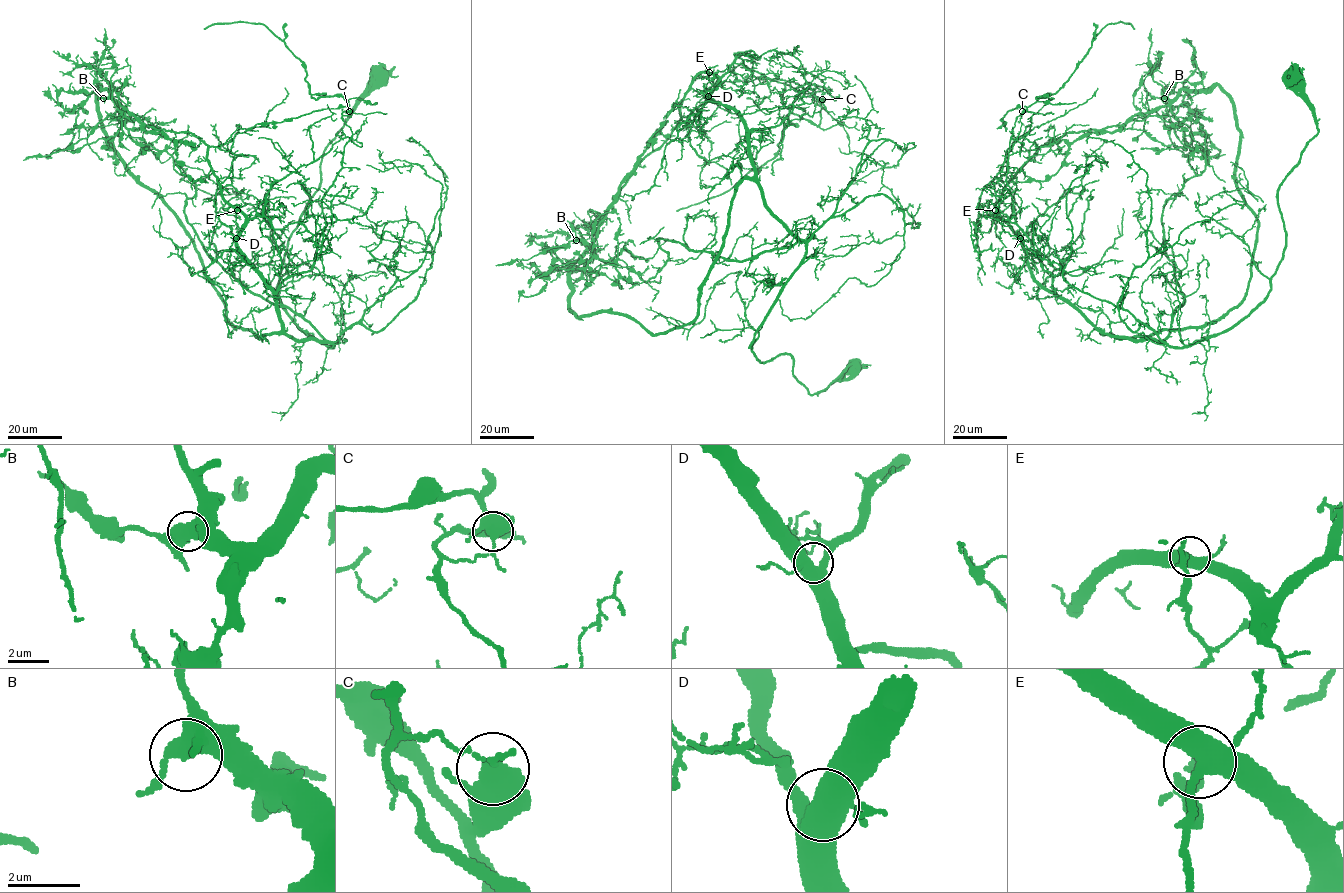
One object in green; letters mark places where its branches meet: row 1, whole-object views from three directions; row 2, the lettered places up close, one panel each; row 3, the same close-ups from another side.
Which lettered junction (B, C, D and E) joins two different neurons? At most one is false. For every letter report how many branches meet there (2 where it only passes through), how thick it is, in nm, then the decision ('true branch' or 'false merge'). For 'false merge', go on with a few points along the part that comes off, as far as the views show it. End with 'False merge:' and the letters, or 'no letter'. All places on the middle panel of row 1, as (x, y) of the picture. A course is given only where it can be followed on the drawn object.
B: 4 | 400 nm | true branch
C: 4 | 400 nm | false merge | (822, 99), (818, 125), (790, 113), (784, 121), (777, 153), (765, 164), (753, 168), (722, 193), (676, 210)
D: 4 | 500 nm | true branch
E: 4 | 420 nm | true branch
False merge: C

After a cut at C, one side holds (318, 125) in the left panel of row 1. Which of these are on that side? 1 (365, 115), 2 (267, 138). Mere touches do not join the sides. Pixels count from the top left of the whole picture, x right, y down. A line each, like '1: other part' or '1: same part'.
1: same part
2: same part

